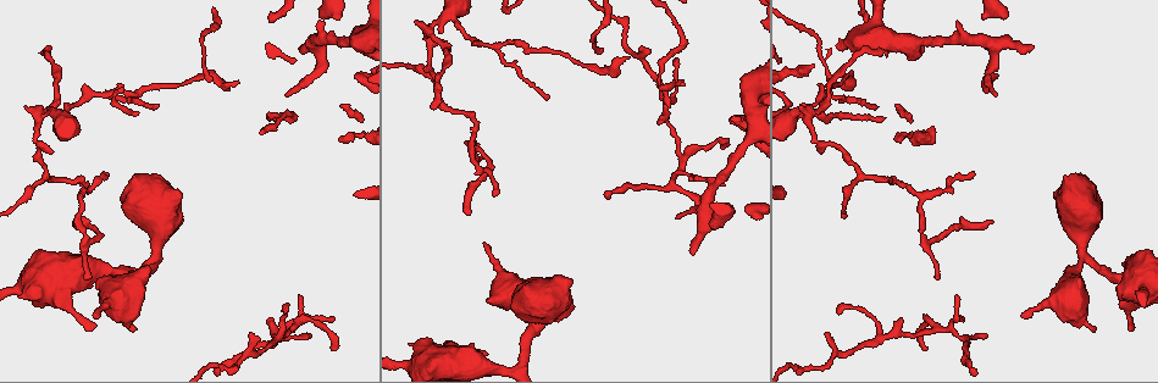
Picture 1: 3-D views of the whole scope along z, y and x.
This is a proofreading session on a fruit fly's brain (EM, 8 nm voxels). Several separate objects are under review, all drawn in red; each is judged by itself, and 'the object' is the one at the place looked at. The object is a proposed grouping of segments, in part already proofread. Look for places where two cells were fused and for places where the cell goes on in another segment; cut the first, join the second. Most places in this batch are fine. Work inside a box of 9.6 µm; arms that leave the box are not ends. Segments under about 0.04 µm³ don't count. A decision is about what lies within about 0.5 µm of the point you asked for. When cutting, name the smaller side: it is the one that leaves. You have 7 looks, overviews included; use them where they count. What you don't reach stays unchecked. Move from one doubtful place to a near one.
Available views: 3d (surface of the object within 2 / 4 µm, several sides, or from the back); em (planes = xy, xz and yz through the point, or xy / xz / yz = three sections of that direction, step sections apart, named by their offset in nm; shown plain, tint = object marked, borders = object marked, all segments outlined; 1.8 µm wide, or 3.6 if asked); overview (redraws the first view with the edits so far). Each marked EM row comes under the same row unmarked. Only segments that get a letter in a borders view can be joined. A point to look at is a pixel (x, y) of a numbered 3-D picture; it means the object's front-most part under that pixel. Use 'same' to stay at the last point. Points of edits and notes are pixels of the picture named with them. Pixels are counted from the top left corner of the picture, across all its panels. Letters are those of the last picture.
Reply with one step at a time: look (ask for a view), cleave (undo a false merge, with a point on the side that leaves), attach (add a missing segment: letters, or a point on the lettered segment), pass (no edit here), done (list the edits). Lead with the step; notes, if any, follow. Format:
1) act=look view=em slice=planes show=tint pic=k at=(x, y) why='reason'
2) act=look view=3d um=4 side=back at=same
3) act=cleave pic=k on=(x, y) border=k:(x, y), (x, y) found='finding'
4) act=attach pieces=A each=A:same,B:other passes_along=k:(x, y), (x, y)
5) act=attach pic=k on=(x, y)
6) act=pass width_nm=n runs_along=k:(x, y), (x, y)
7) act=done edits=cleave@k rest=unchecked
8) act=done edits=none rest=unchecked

act=look view=em slice=planes show=borders pic=1 at=(1132, 329) why='thin end'

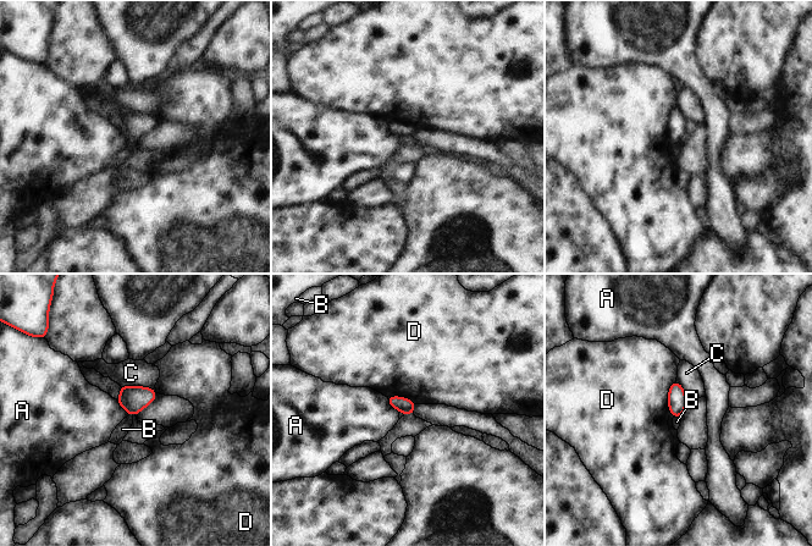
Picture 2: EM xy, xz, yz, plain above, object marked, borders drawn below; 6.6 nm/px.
act=pass each=A:other,B:other,C:other,D:other border=2:(128, 414), (132, 417) found='none of them fits'

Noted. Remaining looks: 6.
act=look view=em slice=xy step=16 show=borders pic=1 at=(95, 313) why='branch stops here'

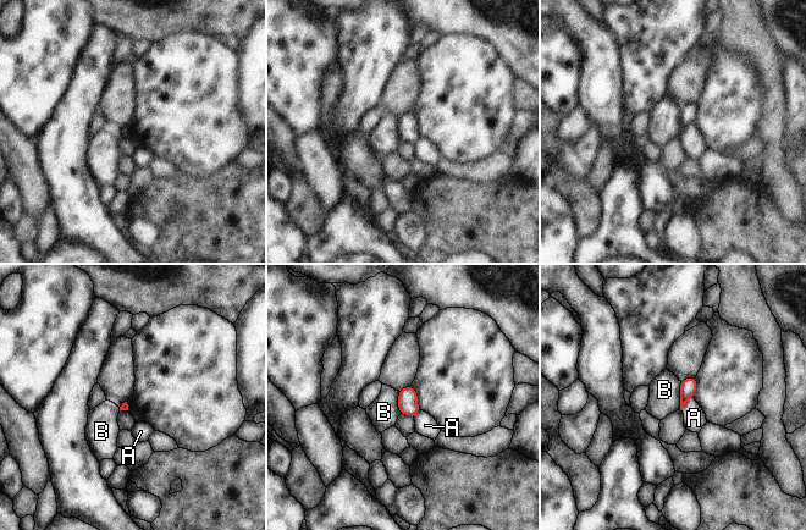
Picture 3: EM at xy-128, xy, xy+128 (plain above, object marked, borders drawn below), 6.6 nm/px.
act=look view=em slice=planes show=borders at=same

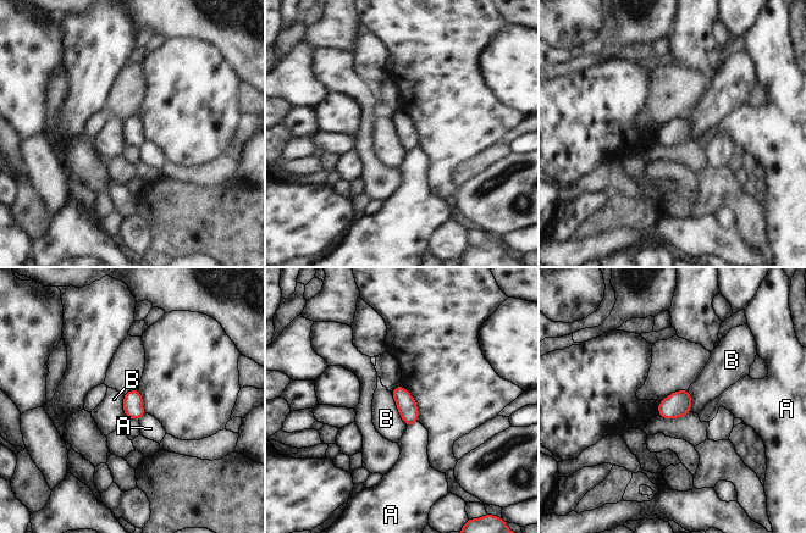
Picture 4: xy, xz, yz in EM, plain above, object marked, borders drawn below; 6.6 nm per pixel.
act=pass width_nm=130 longest_contact=B:240nm each=A:other,B:other found='no lettered segment goes on from it'

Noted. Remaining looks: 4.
act=look view=3d um=4 pic=1 at=(304, 49) why='an open end'

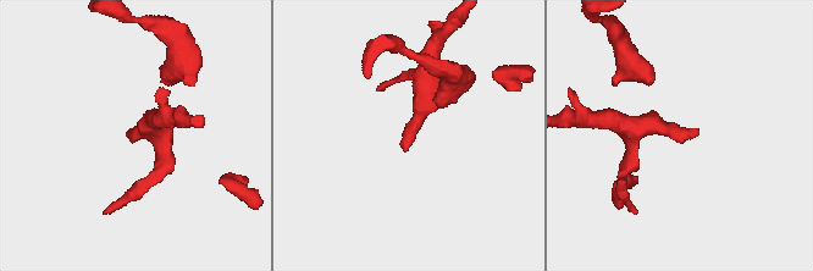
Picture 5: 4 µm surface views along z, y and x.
act=look view=em um=3.6 slice=planes show=tint pic=5 at=(135, 132)

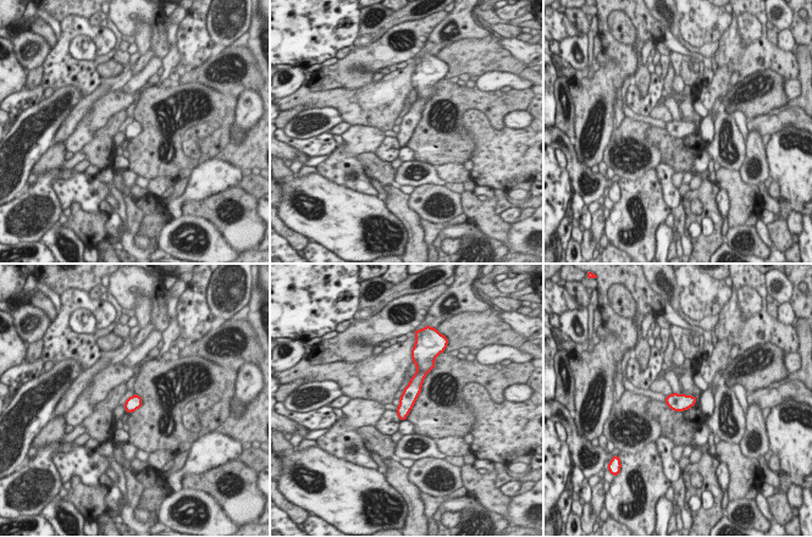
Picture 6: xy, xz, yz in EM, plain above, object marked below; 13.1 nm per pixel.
act=look view=em um=3.6 slice=planes show=borders at=same why='see the neighbours'

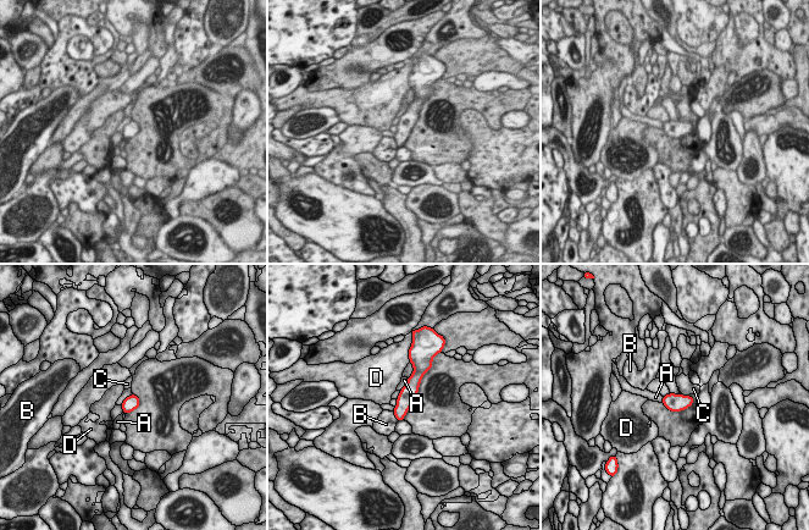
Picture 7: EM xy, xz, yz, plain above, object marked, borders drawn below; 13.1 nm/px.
act=pass width_nm=190 each=A:other,B:other,C:other,D:other border=7:(682, 393), (688, 396) found='no lettered segment goes on from it'

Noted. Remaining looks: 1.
act=done edits=none rest=unchecked

